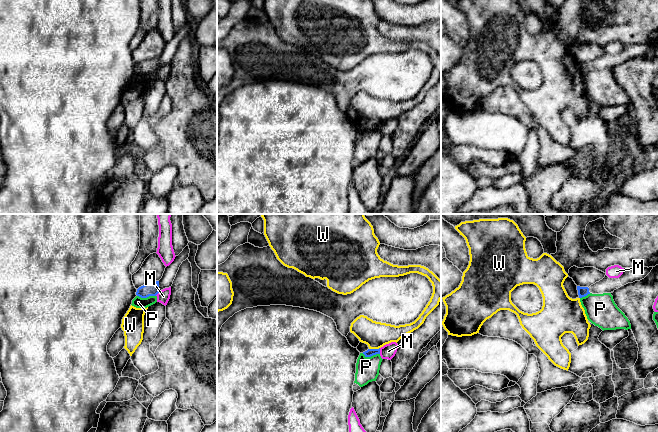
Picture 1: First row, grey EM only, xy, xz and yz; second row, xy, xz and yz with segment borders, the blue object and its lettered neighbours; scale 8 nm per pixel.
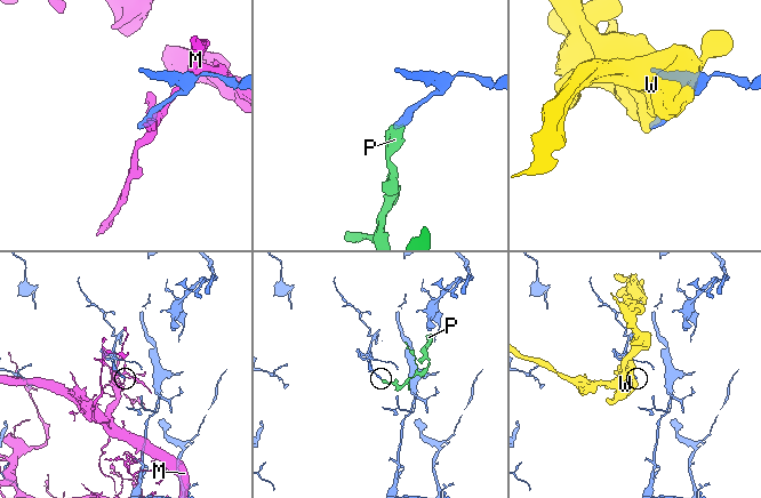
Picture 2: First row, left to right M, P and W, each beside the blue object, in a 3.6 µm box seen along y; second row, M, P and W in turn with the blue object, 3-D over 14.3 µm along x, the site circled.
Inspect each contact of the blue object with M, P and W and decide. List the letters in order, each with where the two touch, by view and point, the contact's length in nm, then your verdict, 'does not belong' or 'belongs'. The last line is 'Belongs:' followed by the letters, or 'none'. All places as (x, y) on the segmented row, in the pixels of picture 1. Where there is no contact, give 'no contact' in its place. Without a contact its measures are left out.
M: meets blue in xz at (379, 351); contact 50 nm long; does not belong
P: meets blue in xy at (146, 297); contact 150 nm long; does not belong
W: meets blue in xz at (374, 349); contact 90 nm long; does not belong
Belongs: none

